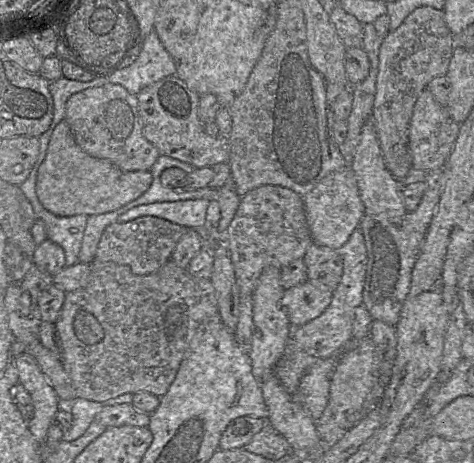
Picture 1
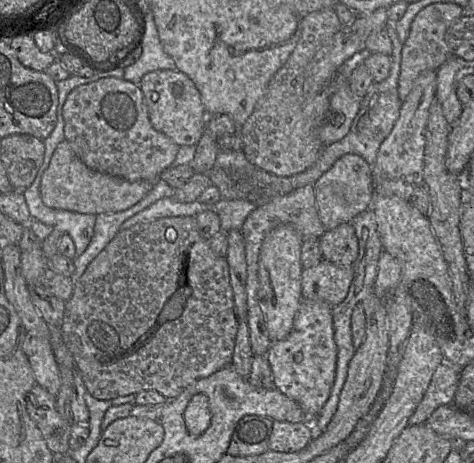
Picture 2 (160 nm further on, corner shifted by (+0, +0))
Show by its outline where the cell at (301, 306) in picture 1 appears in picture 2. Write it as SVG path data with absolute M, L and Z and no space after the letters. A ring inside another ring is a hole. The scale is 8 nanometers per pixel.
M322 259L302 273L302 298L327 303L331 308L341 304L353 281L352 266L339 266Z

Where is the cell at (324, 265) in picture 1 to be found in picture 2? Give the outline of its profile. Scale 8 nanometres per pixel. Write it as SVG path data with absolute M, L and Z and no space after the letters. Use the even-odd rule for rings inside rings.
M352 223L327 230L319 238L322 259L339 266L352 266L359 253L358 239Z

